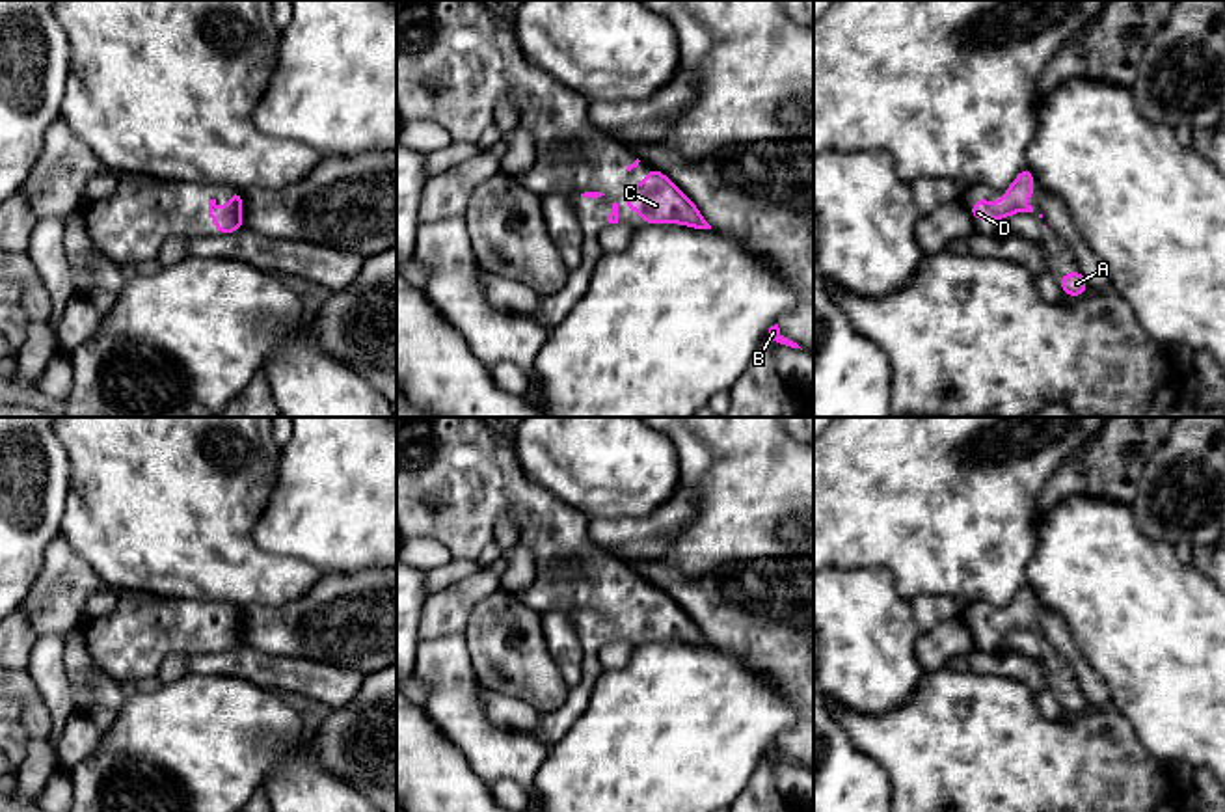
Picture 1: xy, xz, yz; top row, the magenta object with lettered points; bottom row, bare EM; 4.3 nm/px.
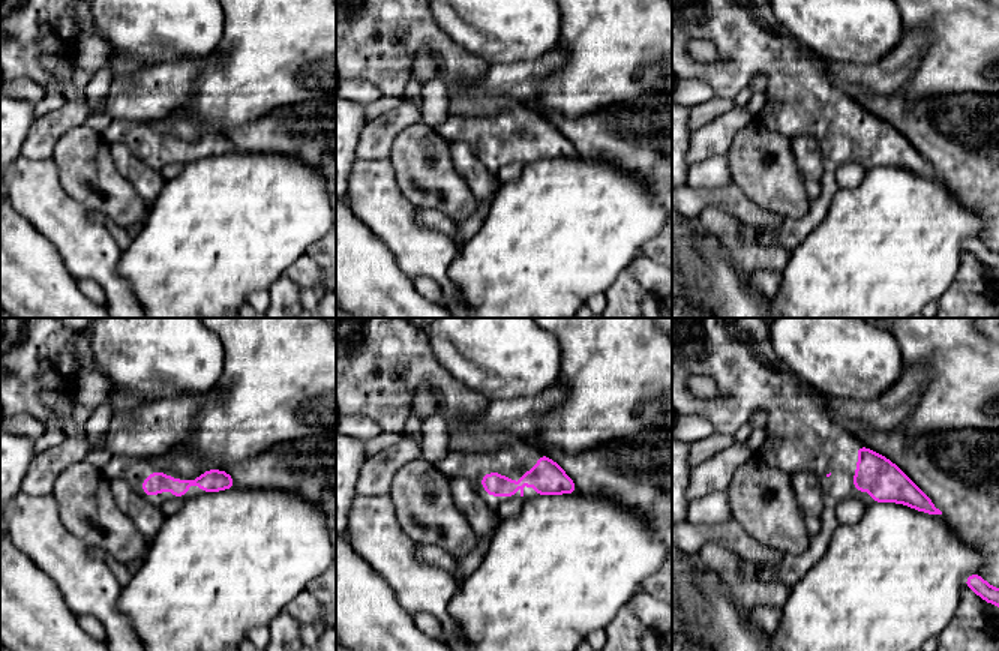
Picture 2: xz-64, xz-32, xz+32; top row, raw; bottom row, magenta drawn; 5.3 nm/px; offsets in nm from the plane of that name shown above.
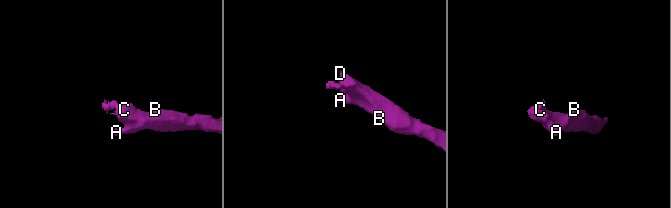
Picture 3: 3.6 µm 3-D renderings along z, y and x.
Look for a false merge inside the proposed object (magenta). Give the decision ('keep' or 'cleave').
keep

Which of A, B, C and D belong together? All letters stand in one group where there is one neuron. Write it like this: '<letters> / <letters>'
A B C D

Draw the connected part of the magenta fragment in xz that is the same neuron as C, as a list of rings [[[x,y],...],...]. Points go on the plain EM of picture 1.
[[[648,587],[639,603],[626,609],[626,622],[640,628],[642,639],[652,641],[685,641],[694,646],[711,646],[694,620],[661,589]]]

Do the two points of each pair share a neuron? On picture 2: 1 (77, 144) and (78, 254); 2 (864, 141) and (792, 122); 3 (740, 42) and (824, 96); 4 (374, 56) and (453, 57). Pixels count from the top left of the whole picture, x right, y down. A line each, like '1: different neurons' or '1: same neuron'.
1: different neurons
2: same neuron
3: same neuron
4: same neuron

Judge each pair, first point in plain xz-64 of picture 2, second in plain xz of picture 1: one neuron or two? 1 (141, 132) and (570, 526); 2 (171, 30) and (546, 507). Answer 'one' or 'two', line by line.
1: one
2: two

